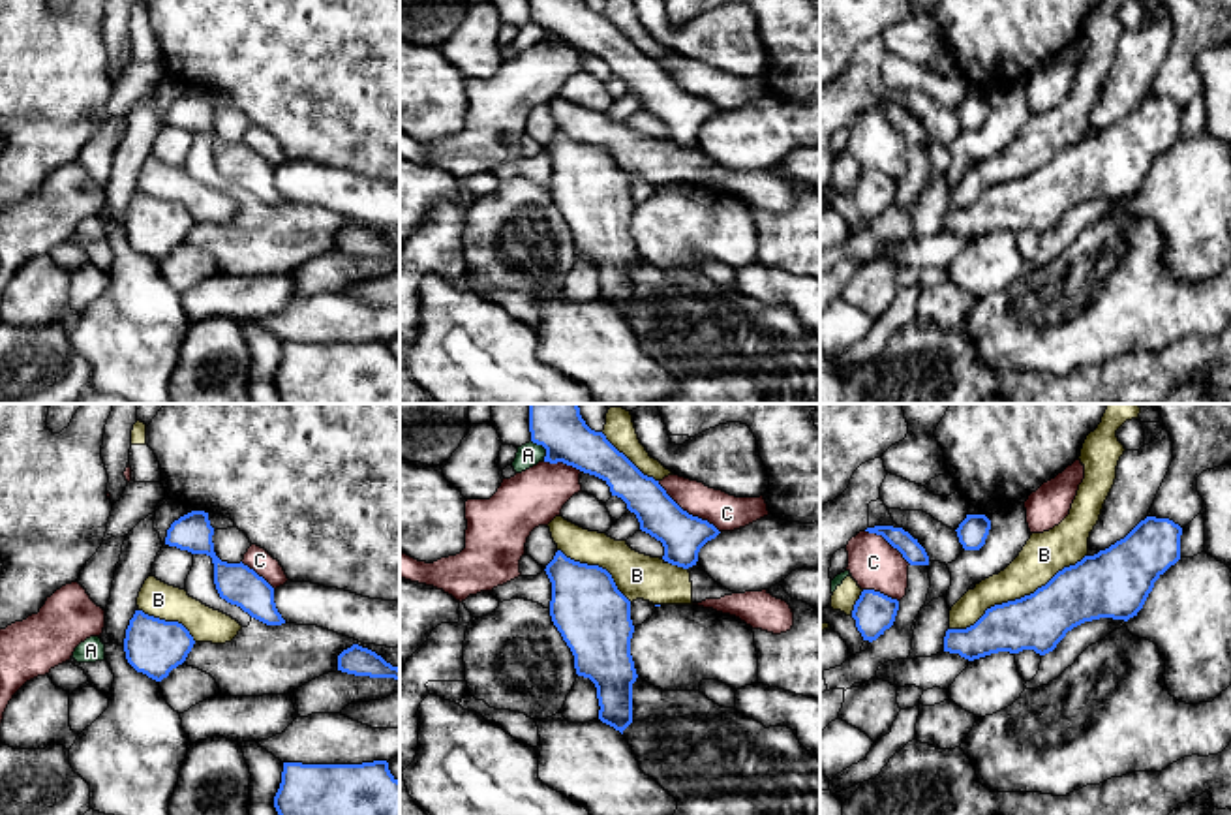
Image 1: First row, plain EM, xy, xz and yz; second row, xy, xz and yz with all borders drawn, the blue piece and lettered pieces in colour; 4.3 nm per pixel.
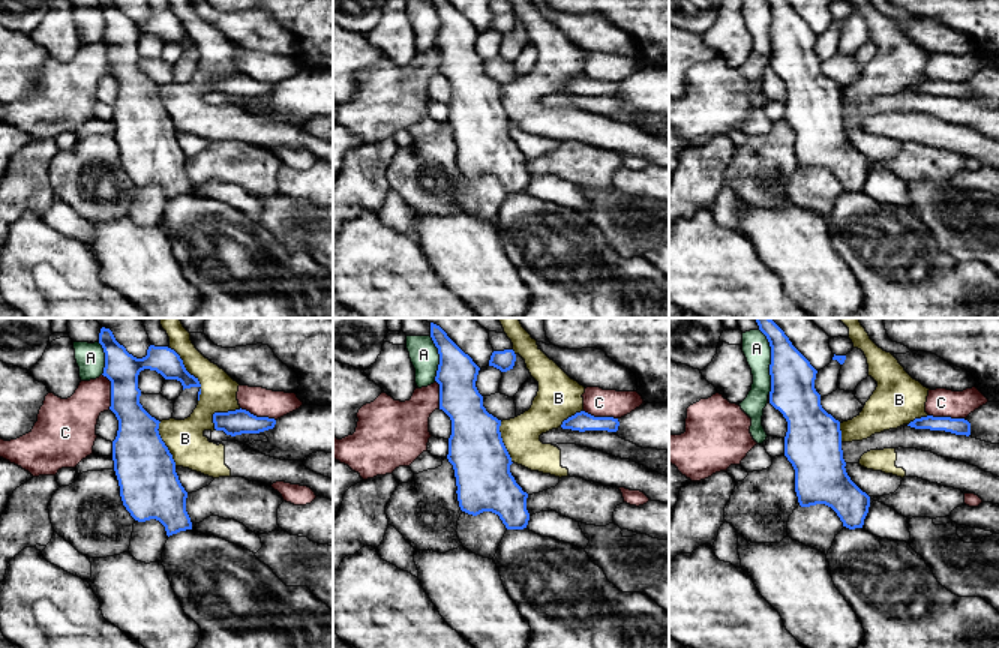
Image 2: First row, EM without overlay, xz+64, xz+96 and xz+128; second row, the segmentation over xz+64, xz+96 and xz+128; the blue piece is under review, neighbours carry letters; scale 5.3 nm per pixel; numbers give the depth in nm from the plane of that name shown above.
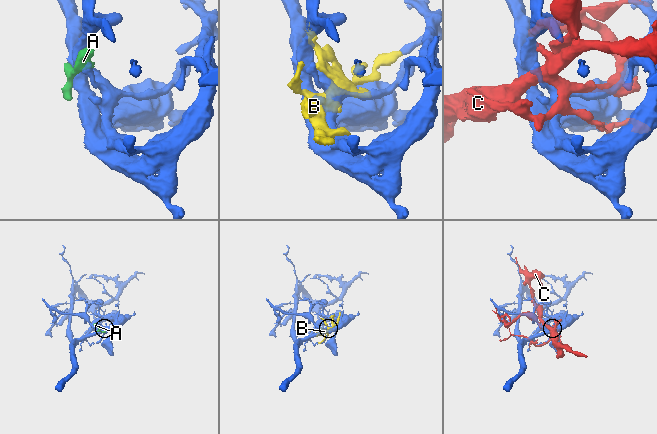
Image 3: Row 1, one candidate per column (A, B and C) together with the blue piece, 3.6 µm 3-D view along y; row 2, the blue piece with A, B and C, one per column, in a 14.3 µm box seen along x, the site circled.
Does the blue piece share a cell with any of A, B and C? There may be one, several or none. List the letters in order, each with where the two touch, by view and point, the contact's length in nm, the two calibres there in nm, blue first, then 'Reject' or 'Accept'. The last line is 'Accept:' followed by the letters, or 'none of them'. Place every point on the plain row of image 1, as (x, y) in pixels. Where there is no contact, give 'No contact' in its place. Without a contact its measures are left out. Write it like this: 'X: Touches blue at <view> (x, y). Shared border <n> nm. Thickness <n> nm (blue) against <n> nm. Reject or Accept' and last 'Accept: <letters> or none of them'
A: Touches blue at xz (545, 27). Shared border 110 nm. Thickness 190 nm (blue) against 100 nm. Reject
B: Touches blue at yz (1018, 179). Shared border 650 nm. Thickness 240 nm (blue) against 190 nm. Reject
C: Touches blue at xz (685, 91). Shared border 340 nm. Thickness 190 nm (blue) against 160 nm. Reject
Accept: none of them

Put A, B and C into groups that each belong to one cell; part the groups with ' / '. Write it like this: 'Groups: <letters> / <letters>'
Groups: A B / C

